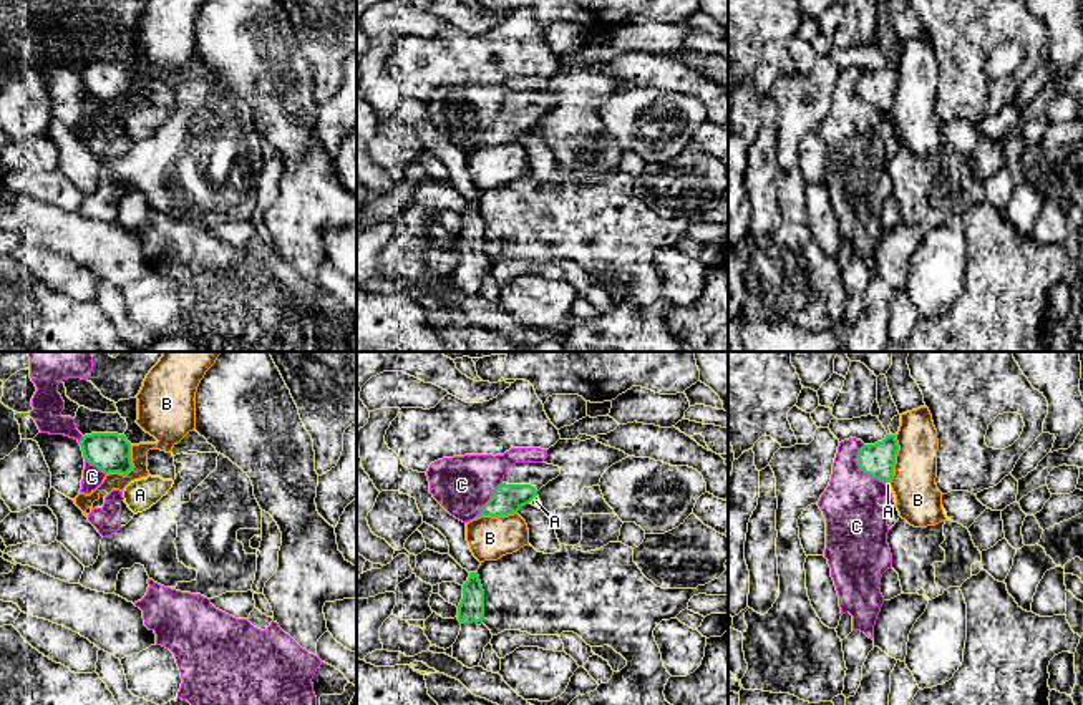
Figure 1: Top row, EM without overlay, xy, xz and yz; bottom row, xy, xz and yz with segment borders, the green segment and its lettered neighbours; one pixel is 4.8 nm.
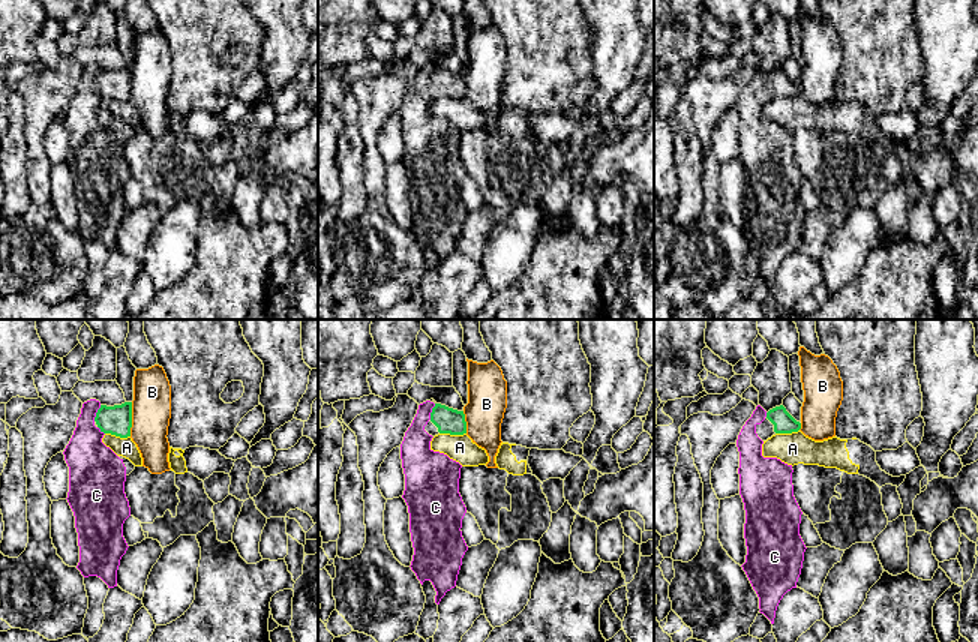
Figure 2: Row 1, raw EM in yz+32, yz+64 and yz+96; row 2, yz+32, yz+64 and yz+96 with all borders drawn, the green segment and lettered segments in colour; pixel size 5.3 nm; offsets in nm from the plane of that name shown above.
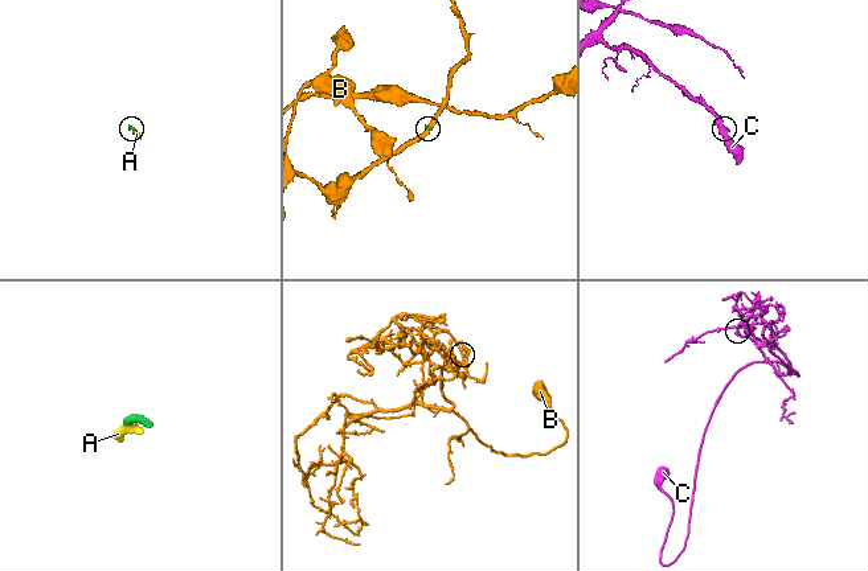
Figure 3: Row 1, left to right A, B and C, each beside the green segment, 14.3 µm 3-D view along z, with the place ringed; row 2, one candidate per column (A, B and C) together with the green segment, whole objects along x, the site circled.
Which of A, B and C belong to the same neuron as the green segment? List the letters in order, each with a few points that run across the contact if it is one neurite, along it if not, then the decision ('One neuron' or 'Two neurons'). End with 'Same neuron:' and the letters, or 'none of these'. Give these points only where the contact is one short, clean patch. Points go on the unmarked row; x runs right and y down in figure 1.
A: Line: xz (536, 123), (528, 131). Two neurons
B: Line: xy (131, 73), (133, 95), (125, 103), (106, 103). Two neurons
C: Line: yz (863, 73), (856, 92), (866, 102), (886, 111). Two neurons
Same neuron: none of these

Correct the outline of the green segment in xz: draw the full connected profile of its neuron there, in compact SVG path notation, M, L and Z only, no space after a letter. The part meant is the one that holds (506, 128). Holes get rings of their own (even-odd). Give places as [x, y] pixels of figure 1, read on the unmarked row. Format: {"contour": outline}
{"contour": "M516 91L504 103L503 111L494 118L491 128L483 134L481 141L474 146L481 144L509 144L517 141L522 134L529 133L537 119L546 114L549 109L556 108L561 103L561 96L547 91Z"}

